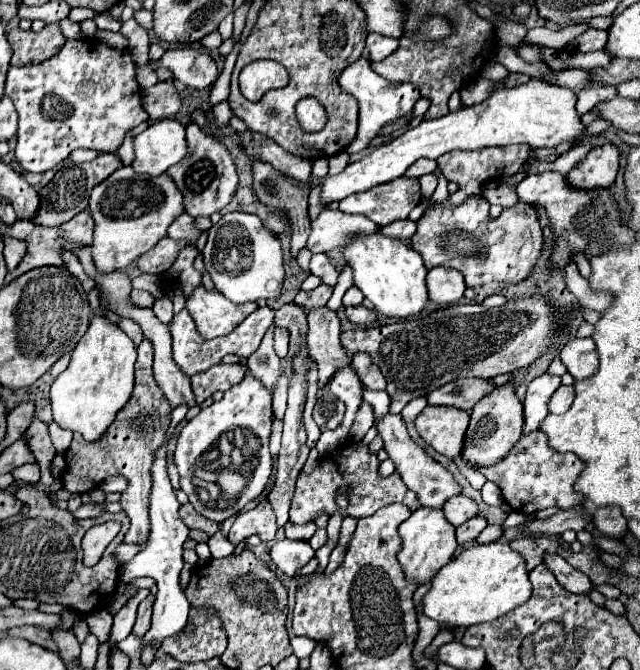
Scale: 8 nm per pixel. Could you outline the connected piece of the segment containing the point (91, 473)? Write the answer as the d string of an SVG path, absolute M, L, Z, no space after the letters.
M143 338L137 348L137 364L135 364L135 390L129 404L117 414L115 422L109 426L107 434L93 442L85 442L81 436L73 436L69 450L65 452L67 472L63 476L63 486L67 492L89 492L97 488L109 476L127 478L127 490L121 494L121 508L131 518L131 528L125 534L127 544L145 544L149 536L149 492L151 492L151 462L153 452L165 442L165 434L171 420L171 406L153 378L153 344Z

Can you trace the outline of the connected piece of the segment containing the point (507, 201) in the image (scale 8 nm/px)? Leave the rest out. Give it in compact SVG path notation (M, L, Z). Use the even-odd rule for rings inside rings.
M529 160L523 170L519 170L519 172L513 174L513 176L507 176L507 180L505 180L499 188L483 188L485 200L487 200L489 204L499 204L499 206L503 206L503 208L513 206L513 204L519 200L519 198L515 196L515 184L519 184L519 180L523 180L523 178L527 176L527 172L529 172L531 166L533 166L533 162Z

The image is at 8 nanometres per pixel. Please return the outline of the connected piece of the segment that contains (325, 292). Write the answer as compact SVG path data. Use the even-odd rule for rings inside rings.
M322 283L312 291L300 290L294 298L294 302L303 306L308 314L312 308L325 306L332 293L333 288Z

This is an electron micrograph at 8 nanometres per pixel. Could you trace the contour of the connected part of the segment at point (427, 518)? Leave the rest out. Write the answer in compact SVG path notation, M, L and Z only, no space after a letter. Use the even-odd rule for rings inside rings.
M419 508L399 526L399 536L403 540L403 550L397 554L397 560L401 562L407 578L419 584L429 582L435 572L451 560L457 548L455 526L443 516L443 508Z

